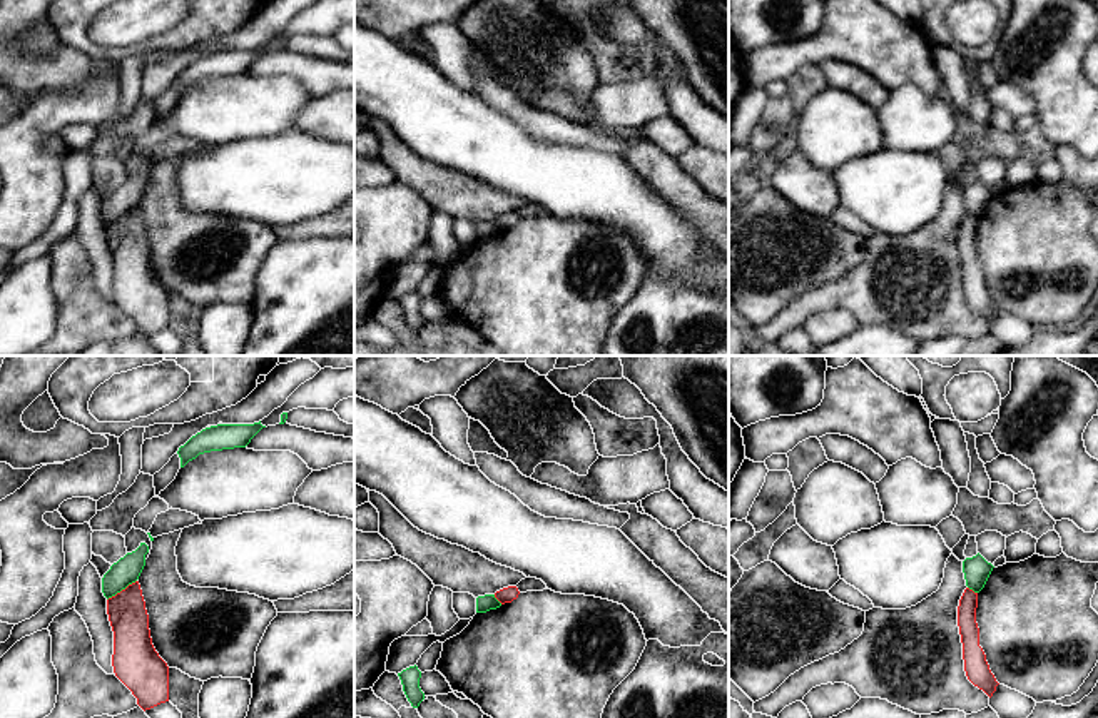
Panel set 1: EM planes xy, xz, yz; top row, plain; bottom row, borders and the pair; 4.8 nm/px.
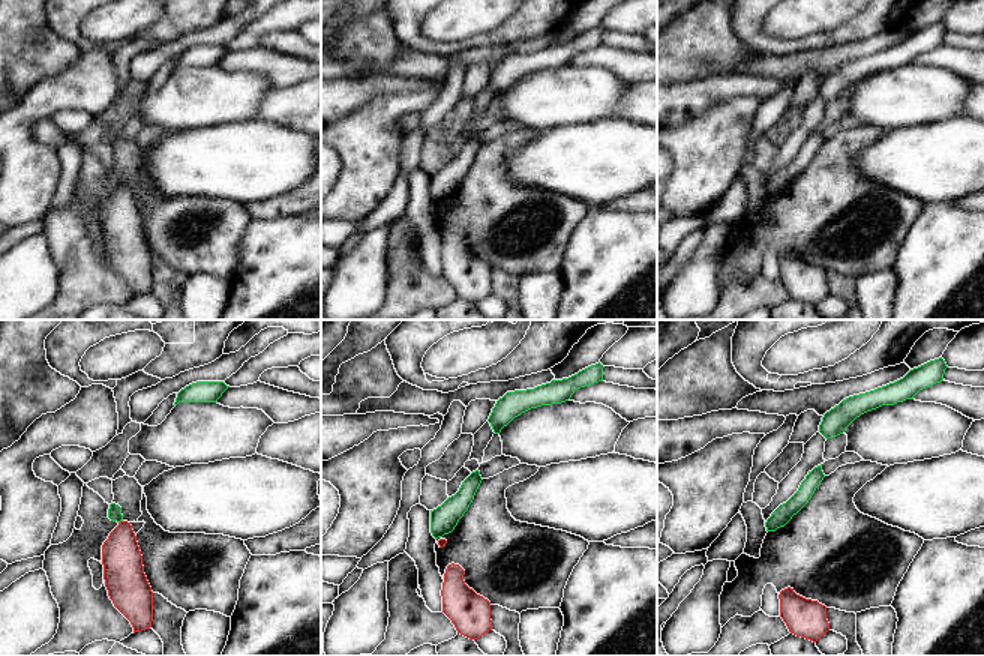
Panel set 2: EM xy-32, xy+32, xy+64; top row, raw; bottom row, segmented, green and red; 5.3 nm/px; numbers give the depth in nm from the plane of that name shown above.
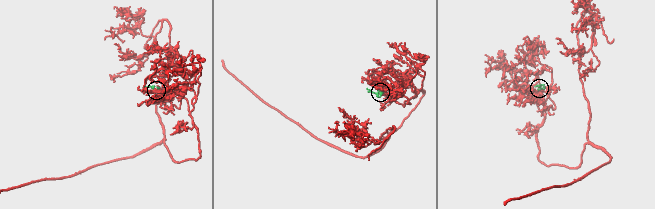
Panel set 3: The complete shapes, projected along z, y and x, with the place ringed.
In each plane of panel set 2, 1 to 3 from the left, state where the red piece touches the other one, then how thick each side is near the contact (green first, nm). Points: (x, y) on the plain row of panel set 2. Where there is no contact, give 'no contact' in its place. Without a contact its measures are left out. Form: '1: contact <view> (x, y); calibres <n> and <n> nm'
1: contact xy-32 (120, 183); calibres 80 and 220 nm
2: no contact
3: no contact

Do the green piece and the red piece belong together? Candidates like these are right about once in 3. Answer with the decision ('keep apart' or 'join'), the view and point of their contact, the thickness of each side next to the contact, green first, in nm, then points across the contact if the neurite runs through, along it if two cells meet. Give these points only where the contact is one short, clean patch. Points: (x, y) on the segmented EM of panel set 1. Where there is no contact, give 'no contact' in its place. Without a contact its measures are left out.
keep apart; meets green in xy at (121, 590); 130 nm thick on the green side, 190 nm on the other; border along xy (136, 580), (107, 600)

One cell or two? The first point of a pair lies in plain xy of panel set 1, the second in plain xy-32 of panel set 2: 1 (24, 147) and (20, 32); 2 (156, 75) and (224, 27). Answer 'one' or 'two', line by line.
1: two
2: one

